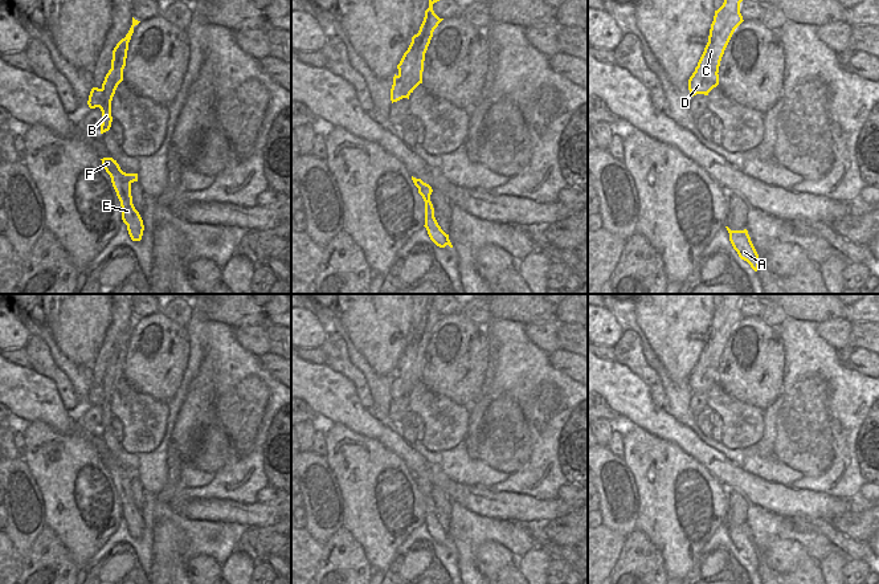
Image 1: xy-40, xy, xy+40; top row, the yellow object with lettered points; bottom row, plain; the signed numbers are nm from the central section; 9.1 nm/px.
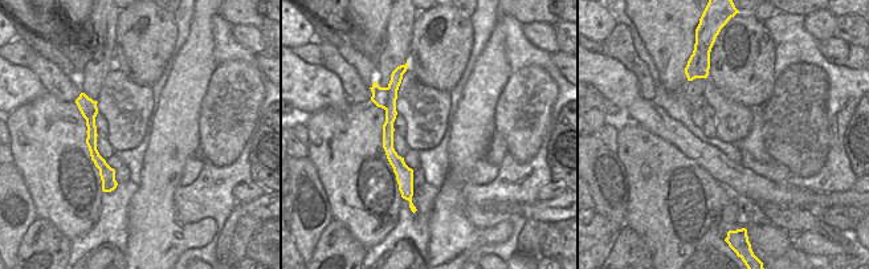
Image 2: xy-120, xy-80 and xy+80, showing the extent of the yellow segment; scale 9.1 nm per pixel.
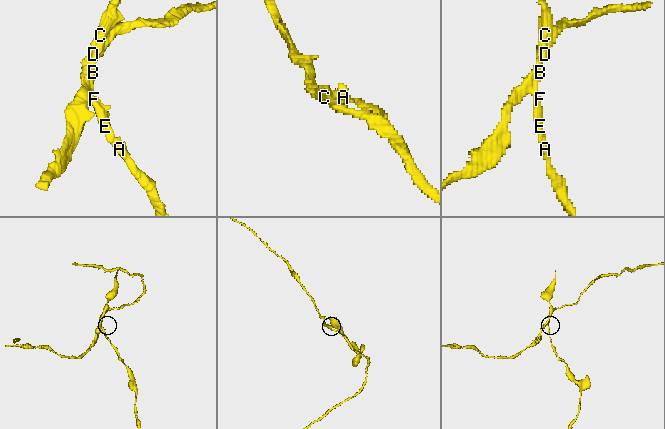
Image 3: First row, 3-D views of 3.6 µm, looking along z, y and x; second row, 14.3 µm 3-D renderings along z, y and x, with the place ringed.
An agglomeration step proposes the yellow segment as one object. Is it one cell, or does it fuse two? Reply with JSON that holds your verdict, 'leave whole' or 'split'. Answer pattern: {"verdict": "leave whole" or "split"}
{"verdict": "split"}

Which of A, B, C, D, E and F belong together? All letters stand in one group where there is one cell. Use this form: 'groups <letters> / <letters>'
groups A B C E F / D

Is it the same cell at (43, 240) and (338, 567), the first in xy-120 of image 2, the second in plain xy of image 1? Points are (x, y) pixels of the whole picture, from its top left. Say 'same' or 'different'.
same

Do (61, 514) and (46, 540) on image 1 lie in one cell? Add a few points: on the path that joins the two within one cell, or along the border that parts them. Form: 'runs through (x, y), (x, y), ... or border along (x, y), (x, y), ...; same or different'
border along (46, 526), (70, 555); different

